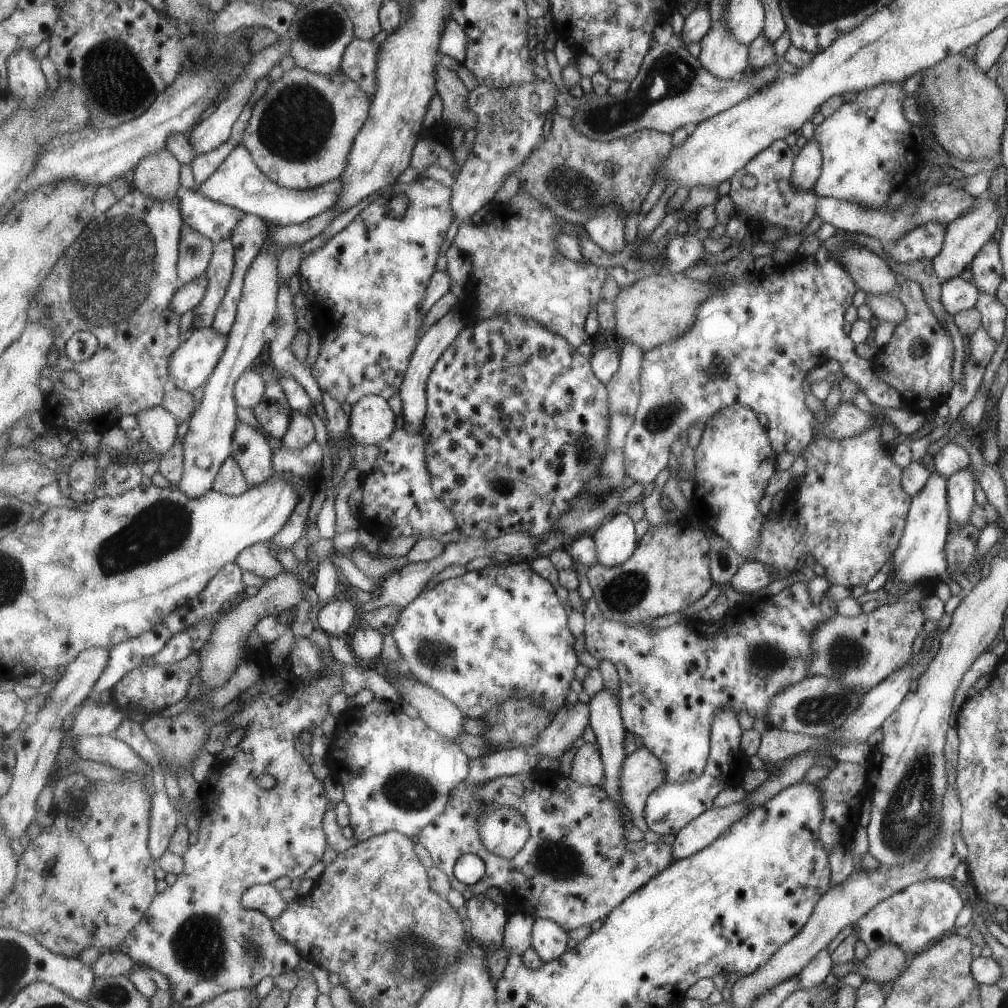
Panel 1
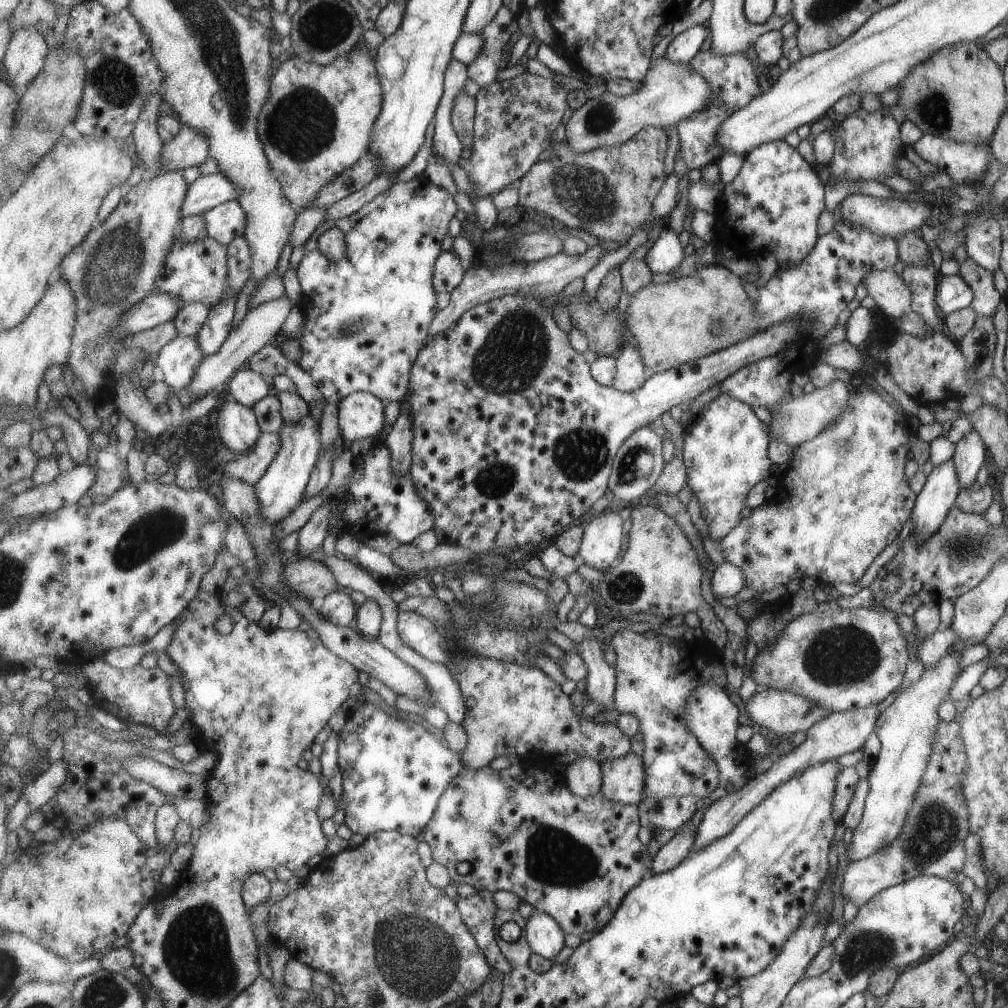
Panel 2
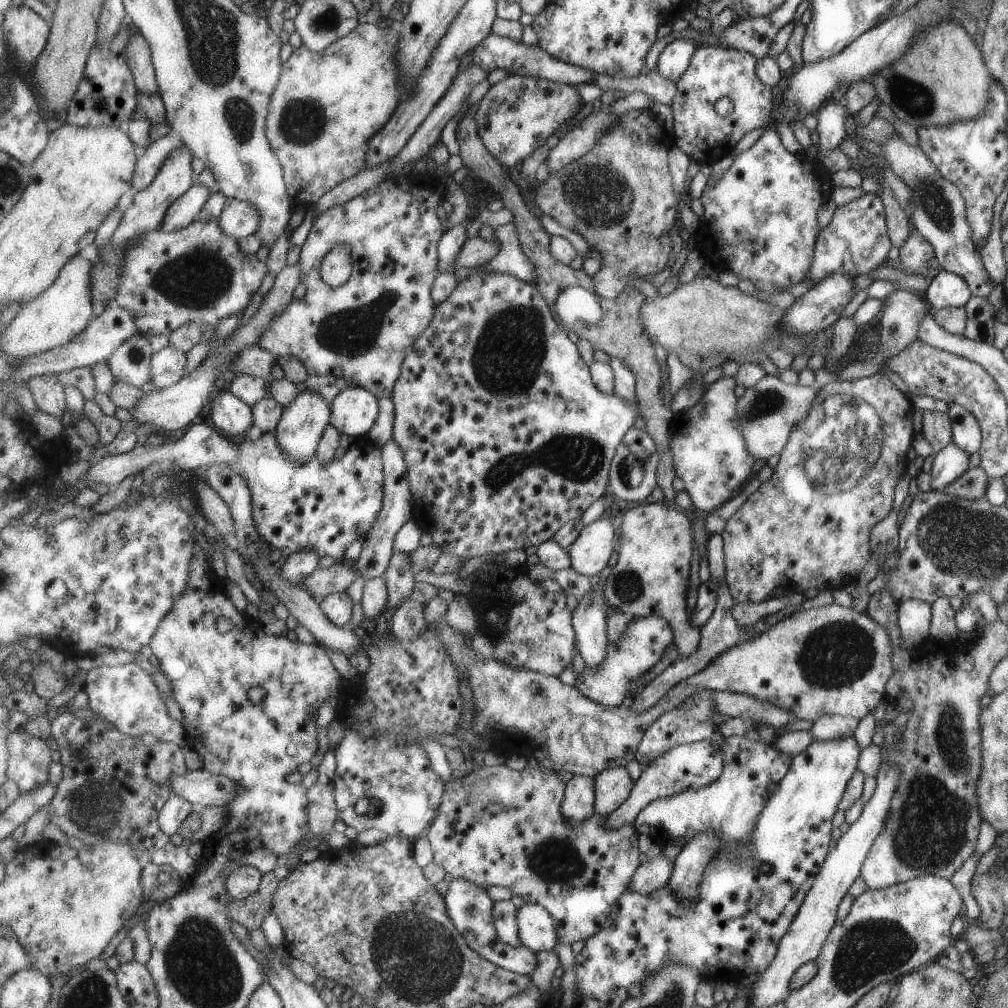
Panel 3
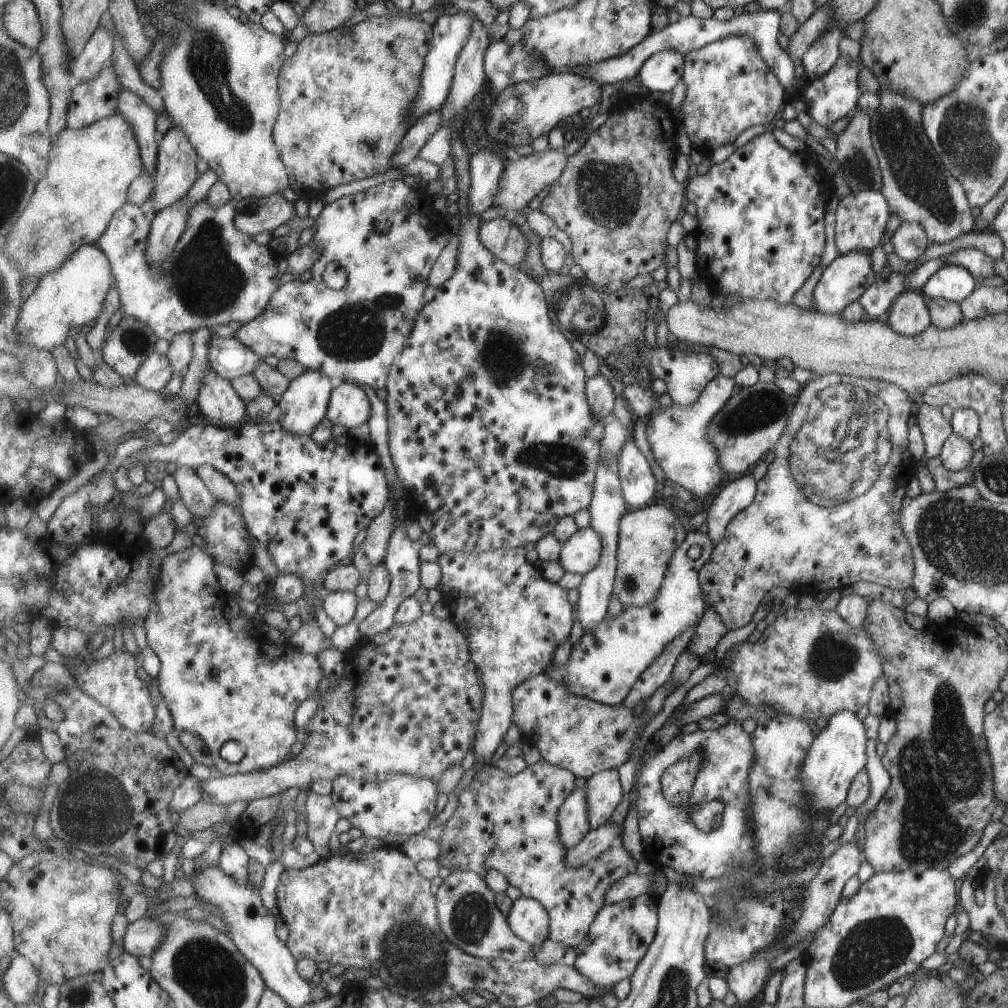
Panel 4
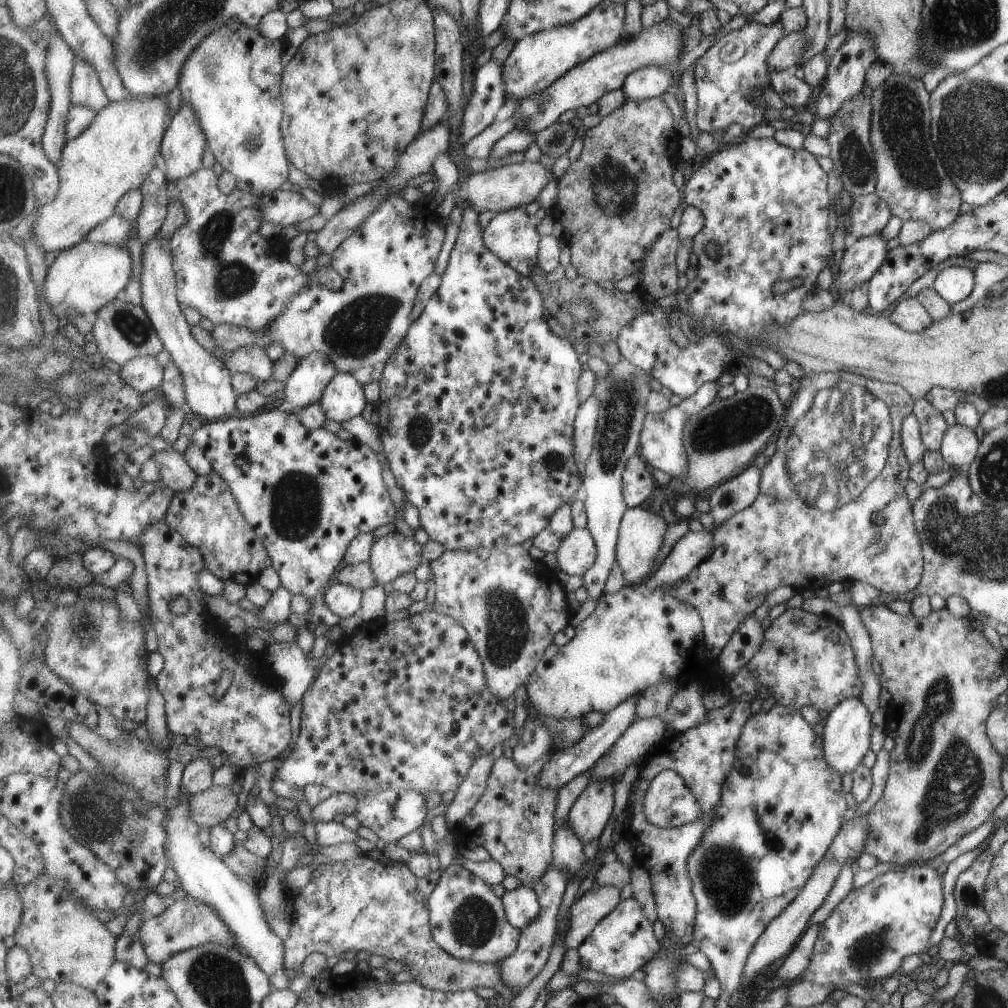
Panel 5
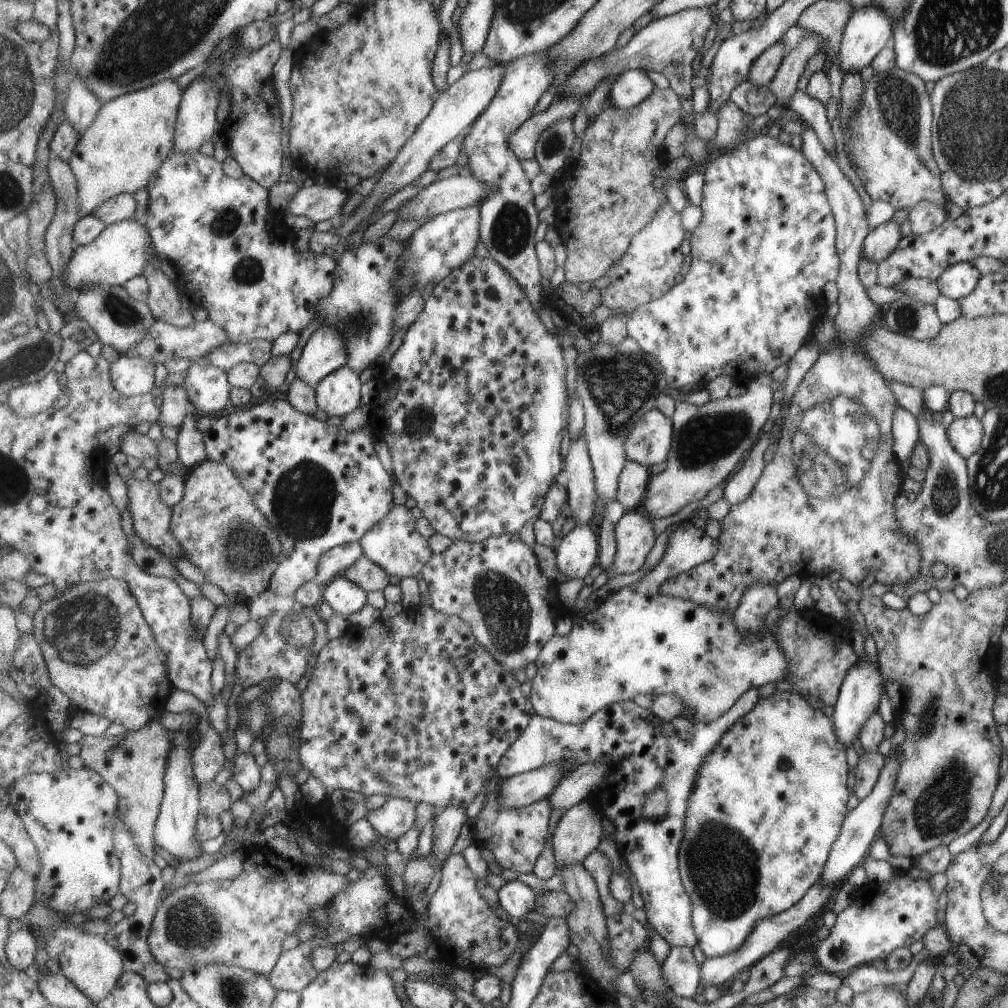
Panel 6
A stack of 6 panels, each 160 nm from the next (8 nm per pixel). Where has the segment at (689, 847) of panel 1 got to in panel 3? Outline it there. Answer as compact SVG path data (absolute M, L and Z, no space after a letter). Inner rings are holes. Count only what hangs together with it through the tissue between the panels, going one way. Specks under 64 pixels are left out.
M665 855L648 859L639 865L629 889L644 895L651 894L669 884L673 869L674 862Z

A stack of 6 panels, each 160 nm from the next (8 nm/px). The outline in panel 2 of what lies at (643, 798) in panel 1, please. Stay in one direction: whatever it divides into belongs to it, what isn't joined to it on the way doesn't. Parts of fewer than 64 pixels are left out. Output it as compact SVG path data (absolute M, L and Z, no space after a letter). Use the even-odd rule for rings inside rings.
M629 753L621 758L605 760L602 793L613 802L639 805L646 790L646 764L642 756Z

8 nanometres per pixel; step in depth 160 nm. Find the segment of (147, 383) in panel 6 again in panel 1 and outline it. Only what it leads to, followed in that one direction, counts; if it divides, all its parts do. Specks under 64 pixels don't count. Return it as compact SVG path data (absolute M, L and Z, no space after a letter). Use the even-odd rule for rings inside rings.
M211 327L193 329L170 358L171 386L195 392L213 374L228 345L228 337Z

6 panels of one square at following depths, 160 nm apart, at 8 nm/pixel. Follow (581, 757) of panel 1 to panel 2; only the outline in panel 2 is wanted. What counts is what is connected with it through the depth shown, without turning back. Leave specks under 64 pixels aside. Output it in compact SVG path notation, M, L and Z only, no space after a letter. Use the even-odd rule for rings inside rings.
M578 758L566 768L564 775L571 792L580 797L594 797L602 792L603 769L592 758Z

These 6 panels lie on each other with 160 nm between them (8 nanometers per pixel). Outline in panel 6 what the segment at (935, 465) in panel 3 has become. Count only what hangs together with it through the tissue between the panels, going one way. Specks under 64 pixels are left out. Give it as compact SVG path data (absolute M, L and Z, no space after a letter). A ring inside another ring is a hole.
M973 413L954 418L946 428L948 441L963 458L967 458L979 448L982 434L981 421Z

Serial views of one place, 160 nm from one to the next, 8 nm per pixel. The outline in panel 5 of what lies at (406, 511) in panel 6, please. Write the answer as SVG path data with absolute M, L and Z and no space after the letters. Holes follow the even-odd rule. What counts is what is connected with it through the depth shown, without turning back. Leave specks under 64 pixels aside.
M397 530L378 537L372 548L370 563L377 579L377 588L393 582L403 572L414 573L424 562L424 544Z

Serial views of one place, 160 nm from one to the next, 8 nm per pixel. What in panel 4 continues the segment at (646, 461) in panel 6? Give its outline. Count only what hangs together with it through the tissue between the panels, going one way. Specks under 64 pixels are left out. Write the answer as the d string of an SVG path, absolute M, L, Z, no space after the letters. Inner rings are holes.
M720 374L706 386L700 400L695 404L681 406L673 403L644 420L649 446L665 478L692 492L697 501L707 498L721 484L725 476L719 462L718 448L709 440L706 432L715 414L730 401L735 392L735 384L734 378Z

